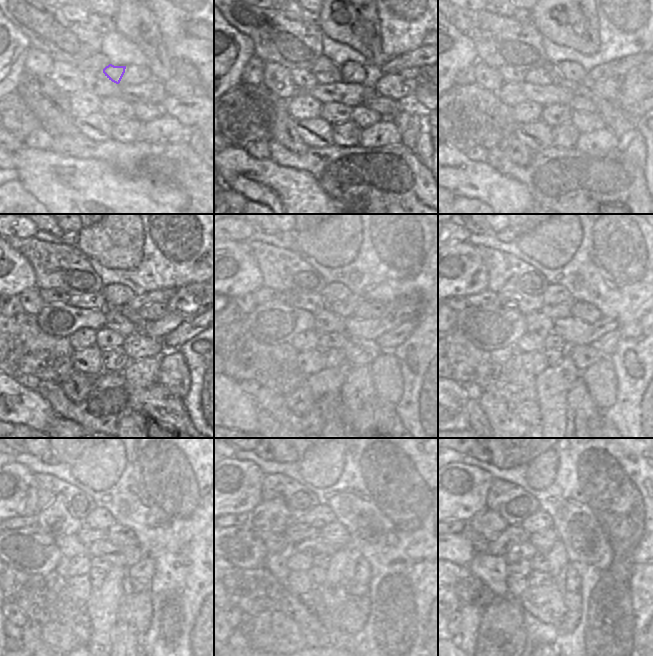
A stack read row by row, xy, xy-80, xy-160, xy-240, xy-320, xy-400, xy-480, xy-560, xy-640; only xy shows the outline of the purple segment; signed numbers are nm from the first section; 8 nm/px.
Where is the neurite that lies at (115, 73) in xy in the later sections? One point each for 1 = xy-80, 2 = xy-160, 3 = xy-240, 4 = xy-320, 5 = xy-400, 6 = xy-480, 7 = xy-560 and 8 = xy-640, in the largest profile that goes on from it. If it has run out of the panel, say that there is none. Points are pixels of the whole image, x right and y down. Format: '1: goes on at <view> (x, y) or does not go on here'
1: goes on at xy-80 (335, 76)
2: goes on at xy-160 (540, 76)
3: goes on at xy-240 (94, 301)
4: goes on at xy-320 (313, 303)
5: goes on at xy-400 (510, 297)
6: goes on at xy-480 (56, 520)
7: goes on at xy-560 (273, 516)
8: goes on at xy-640 (487, 523)

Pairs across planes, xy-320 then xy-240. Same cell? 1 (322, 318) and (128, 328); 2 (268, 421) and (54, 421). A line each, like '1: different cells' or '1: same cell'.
1: same cell
2: same cell

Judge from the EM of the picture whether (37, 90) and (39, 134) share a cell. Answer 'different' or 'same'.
different

